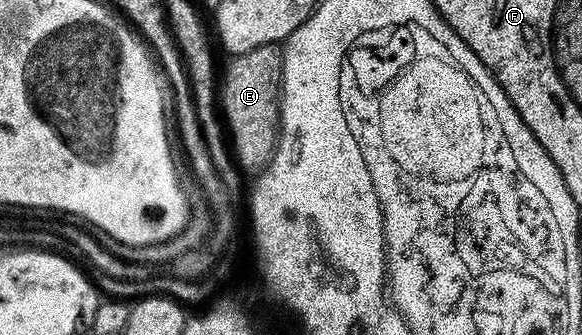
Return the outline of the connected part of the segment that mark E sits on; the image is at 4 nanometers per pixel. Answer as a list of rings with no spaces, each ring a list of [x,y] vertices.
[[[275,44],[255,46],[247,54],[232,57],[219,80],[219,111],[231,141],[236,167],[259,174],[269,165],[277,148],[281,126],[281,75],[285,57]]]

